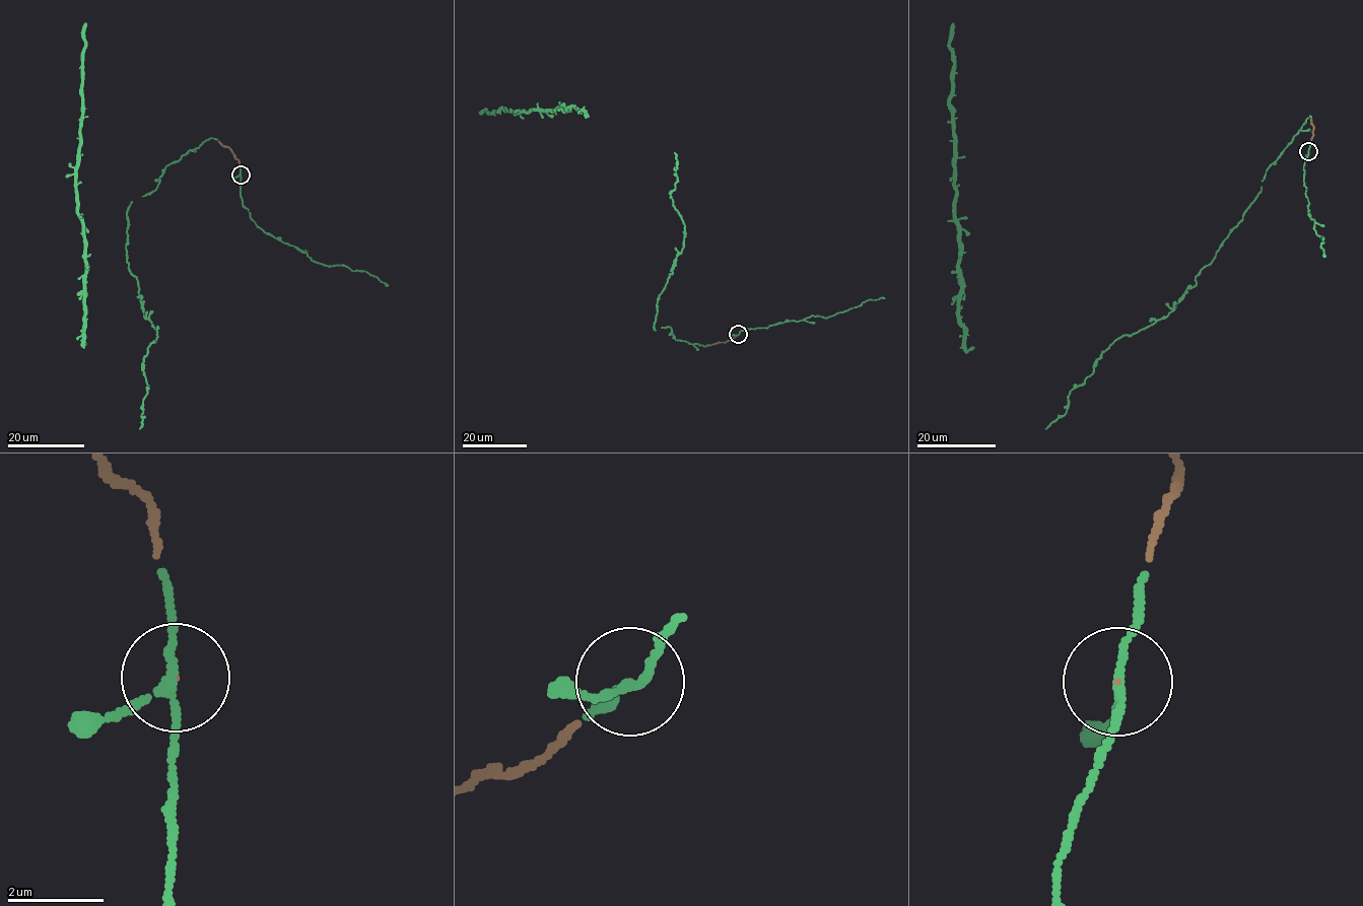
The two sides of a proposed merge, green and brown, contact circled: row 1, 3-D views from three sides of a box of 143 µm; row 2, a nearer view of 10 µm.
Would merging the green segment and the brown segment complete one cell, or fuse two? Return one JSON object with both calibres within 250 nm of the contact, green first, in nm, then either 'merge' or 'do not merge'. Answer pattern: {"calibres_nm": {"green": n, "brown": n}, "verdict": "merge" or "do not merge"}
{"calibres_nm": {"green": 150, "brown": 30}, "verdict": "merge"}

